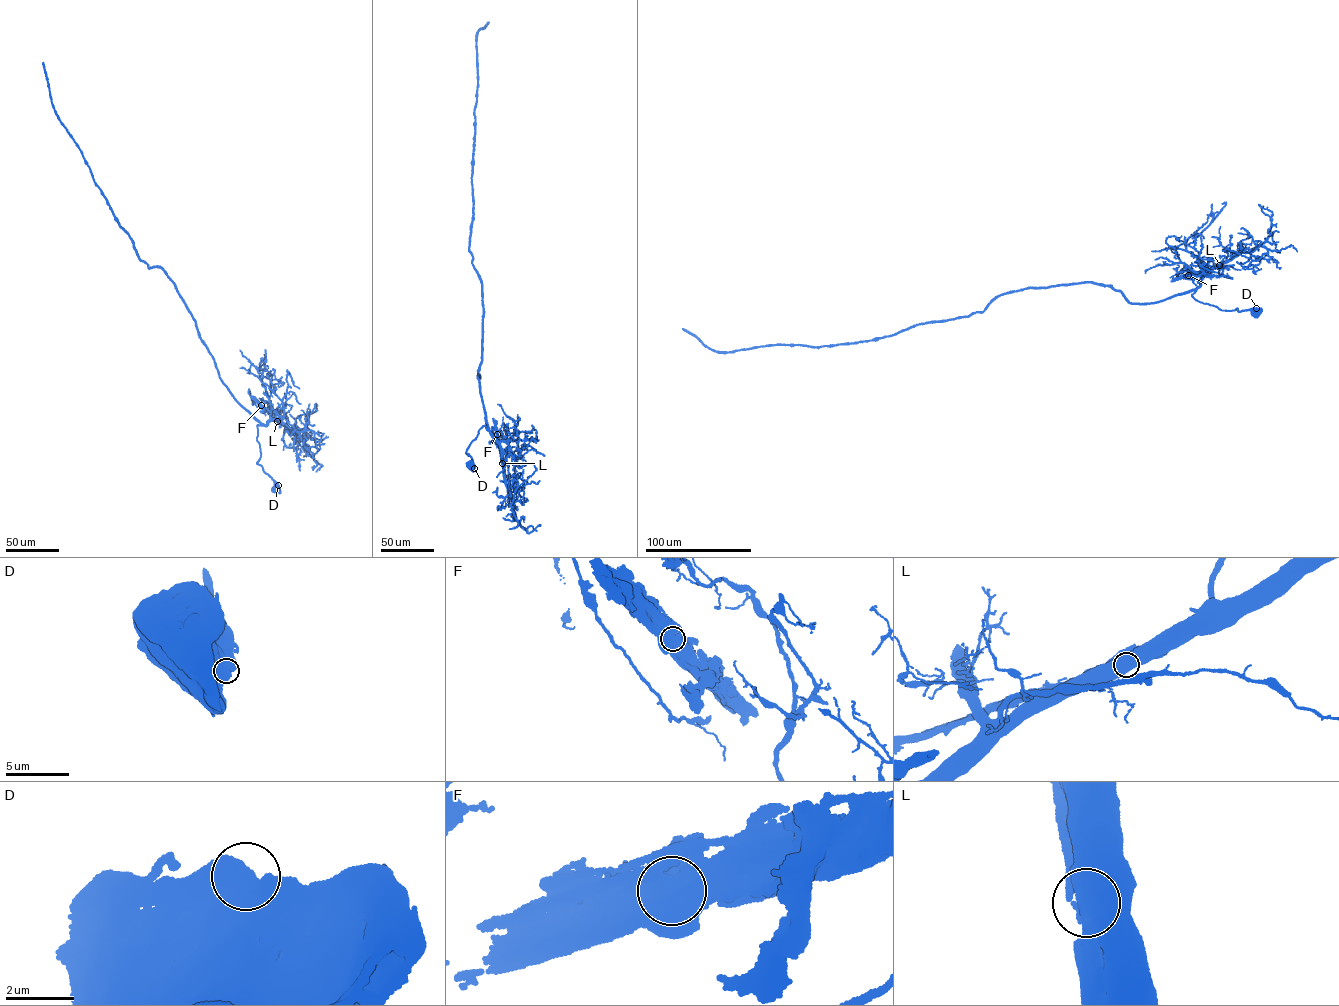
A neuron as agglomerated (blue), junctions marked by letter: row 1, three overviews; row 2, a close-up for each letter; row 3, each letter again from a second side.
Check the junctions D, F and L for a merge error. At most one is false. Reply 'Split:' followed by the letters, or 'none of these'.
Split: L

